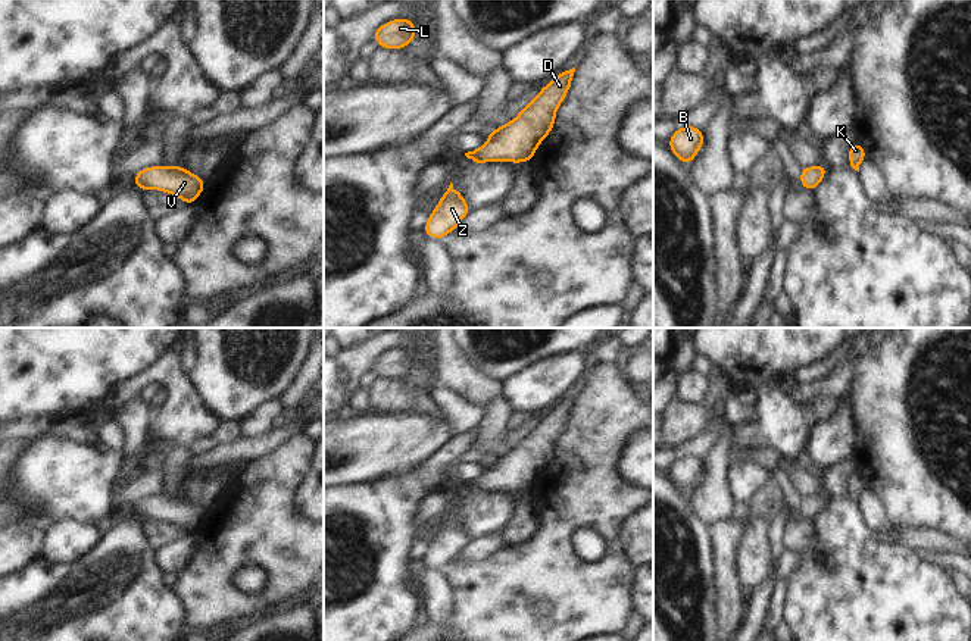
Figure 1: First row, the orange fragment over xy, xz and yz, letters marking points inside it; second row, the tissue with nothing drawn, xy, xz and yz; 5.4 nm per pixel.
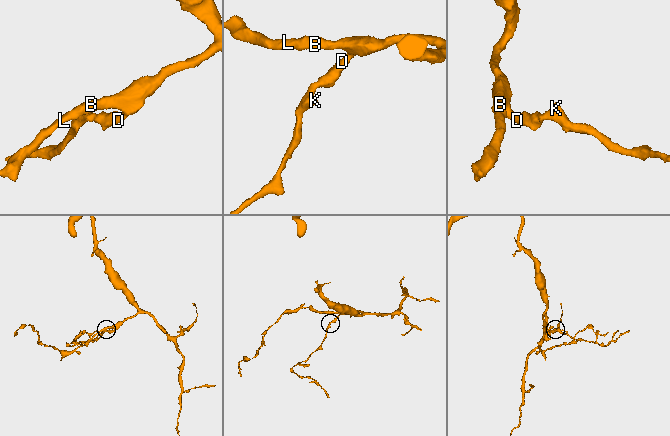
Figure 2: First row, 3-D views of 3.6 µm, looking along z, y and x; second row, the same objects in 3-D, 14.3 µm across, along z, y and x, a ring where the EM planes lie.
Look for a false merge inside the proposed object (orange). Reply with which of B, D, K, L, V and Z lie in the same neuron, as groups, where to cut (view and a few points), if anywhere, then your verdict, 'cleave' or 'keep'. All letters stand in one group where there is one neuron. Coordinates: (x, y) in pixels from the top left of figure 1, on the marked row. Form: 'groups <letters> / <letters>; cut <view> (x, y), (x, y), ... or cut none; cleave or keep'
groups B D K L V Z; cut none; keep

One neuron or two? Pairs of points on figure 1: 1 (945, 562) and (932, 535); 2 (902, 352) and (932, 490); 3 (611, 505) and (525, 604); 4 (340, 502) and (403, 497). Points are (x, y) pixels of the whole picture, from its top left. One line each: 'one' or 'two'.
1: two
2: one
3: one
4: one

